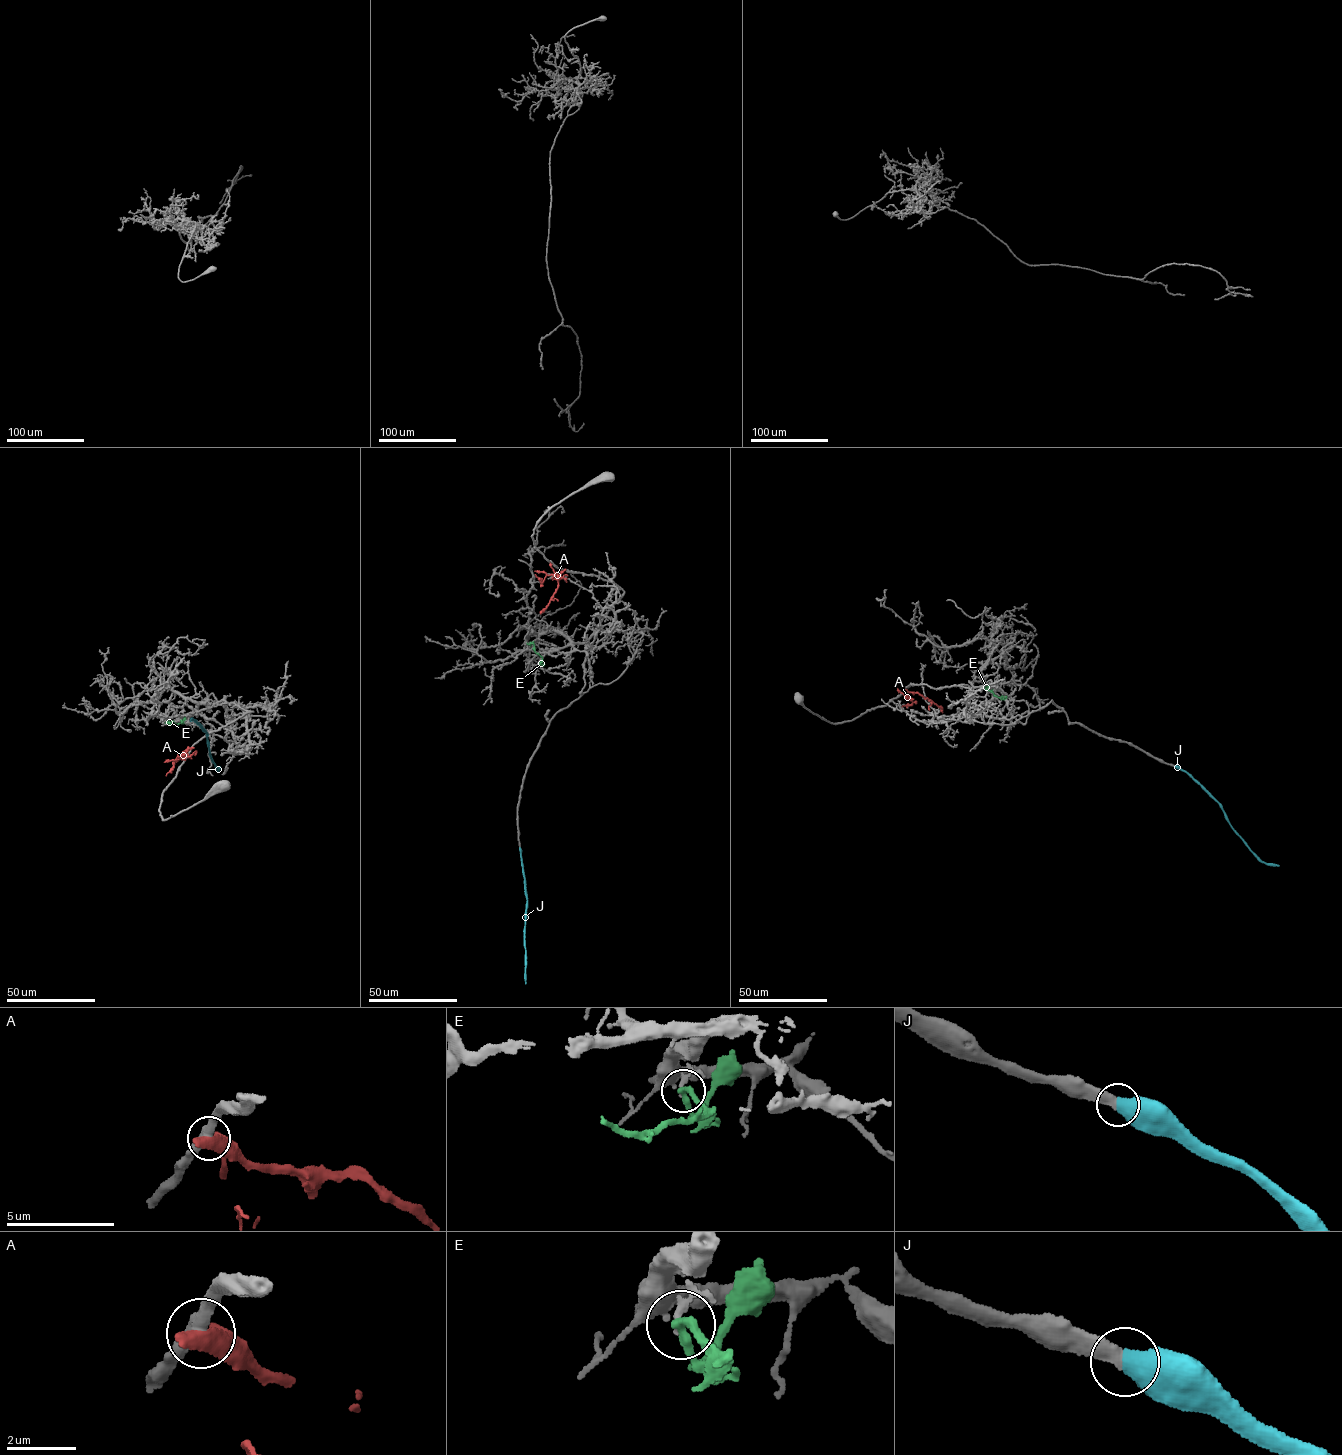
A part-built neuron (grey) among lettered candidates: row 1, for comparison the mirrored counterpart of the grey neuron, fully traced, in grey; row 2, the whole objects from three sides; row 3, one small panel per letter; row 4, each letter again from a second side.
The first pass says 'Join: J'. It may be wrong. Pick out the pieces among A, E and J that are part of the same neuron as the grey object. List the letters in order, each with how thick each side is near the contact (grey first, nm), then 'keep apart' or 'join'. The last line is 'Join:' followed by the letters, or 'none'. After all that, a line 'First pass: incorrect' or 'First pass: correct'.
A: 360 nm thick on the grey side, 550 nm on the other; keep apart
E: 200 nm thick on the grey side, 260 nm on the other; keep apart
J: 460 nm thick on the grey side, 600 nm on the other; join
Join: J
First pass: correct

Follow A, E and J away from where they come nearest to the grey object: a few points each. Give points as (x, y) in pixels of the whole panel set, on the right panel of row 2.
A: (905, 689), (919, 693), (942, 709), (942, 712)
E: (1003, 696), (998, 697), (986, 689), (986, 686)
J: (1175, 766), (1190, 774), (1211, 795), (1234, 831), (1262, 861), (1279, 866)

